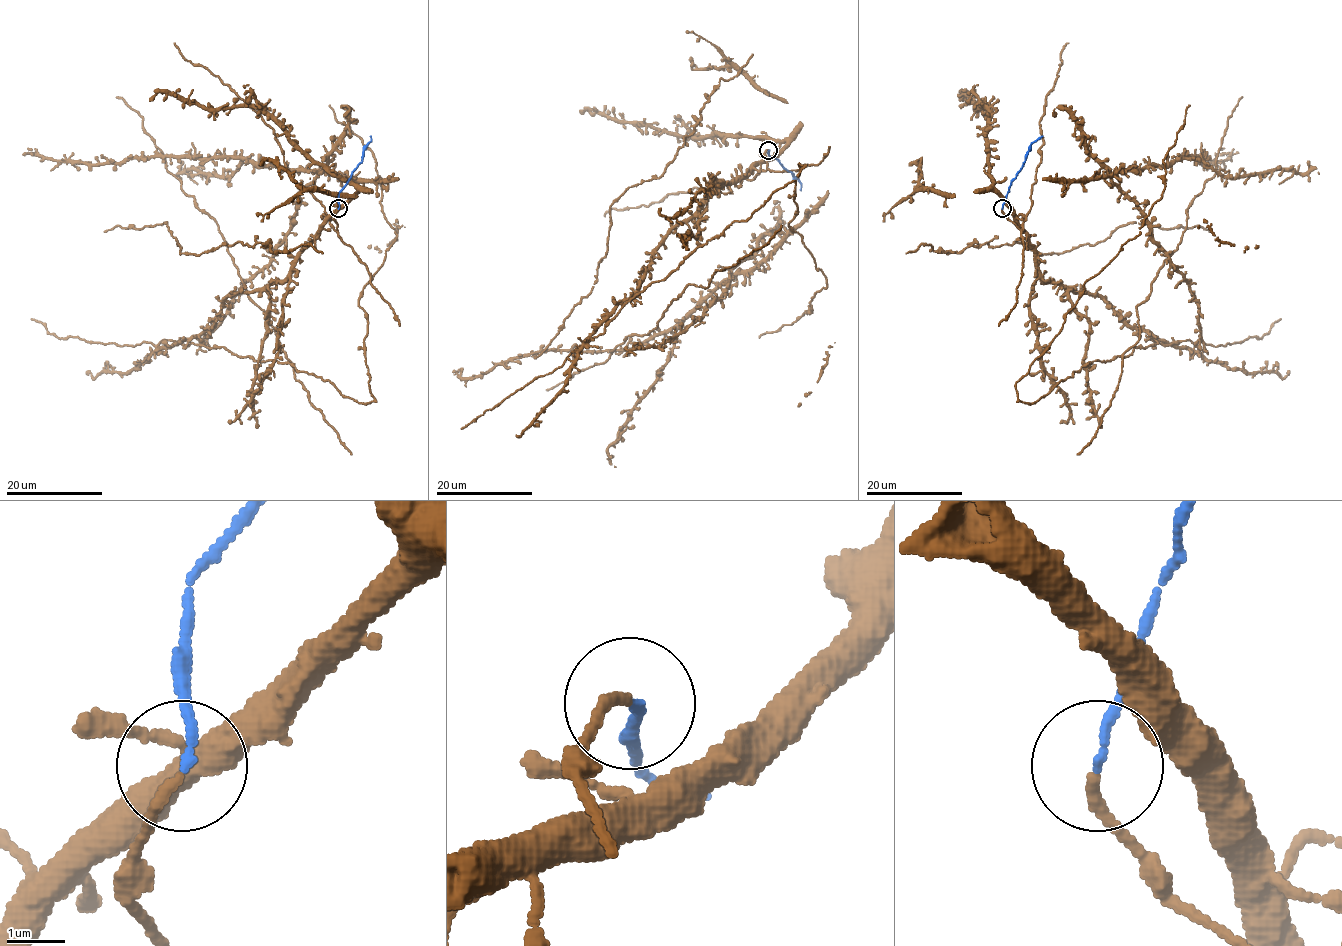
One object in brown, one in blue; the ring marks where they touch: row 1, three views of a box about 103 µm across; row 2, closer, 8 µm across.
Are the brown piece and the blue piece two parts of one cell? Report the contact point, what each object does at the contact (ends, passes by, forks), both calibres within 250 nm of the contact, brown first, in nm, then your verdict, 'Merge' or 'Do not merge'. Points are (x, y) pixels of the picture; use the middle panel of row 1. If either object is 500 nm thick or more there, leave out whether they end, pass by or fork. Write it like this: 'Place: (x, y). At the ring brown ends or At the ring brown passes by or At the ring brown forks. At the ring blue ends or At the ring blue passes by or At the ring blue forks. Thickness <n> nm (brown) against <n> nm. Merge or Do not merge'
Place: (768, 150). At the ring brown ends. At the ring blue ends. Thickness 190 nm (brown) against 140 nm. Merge

